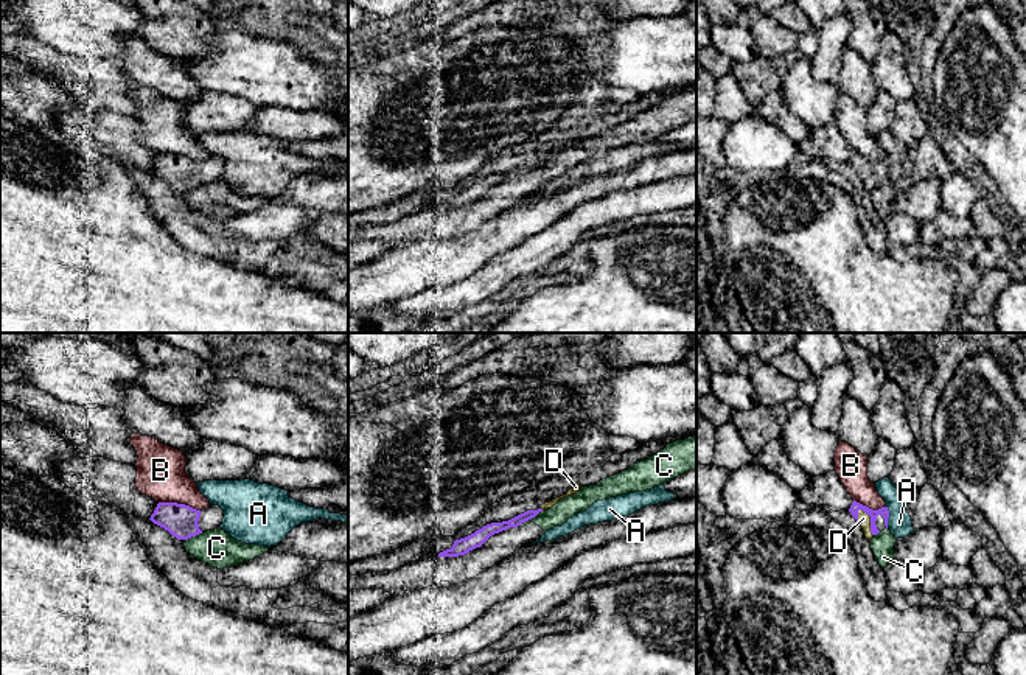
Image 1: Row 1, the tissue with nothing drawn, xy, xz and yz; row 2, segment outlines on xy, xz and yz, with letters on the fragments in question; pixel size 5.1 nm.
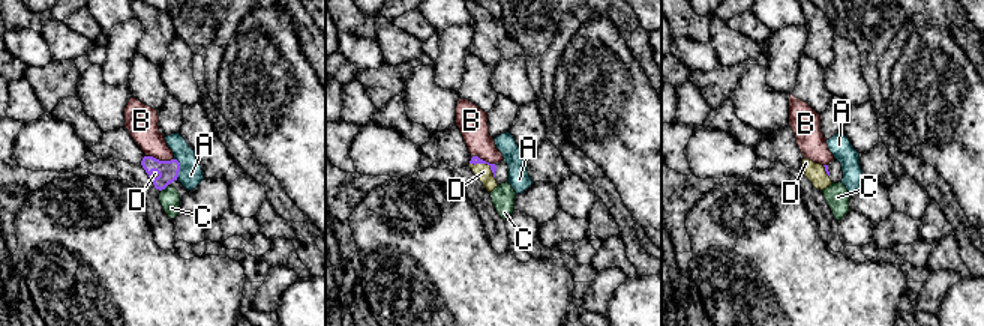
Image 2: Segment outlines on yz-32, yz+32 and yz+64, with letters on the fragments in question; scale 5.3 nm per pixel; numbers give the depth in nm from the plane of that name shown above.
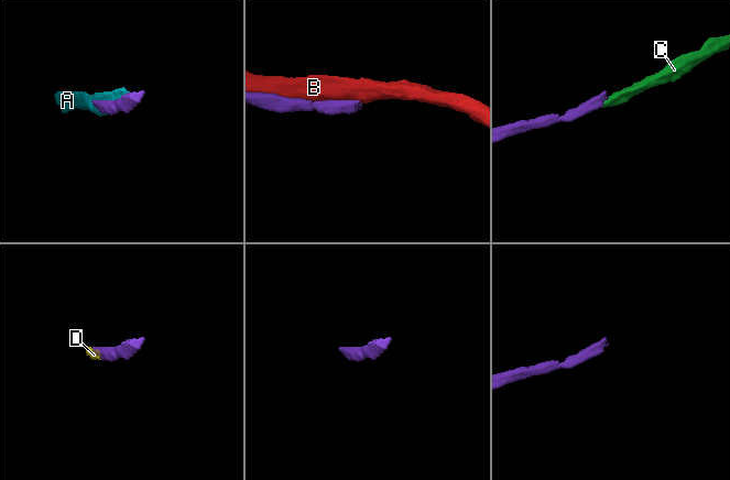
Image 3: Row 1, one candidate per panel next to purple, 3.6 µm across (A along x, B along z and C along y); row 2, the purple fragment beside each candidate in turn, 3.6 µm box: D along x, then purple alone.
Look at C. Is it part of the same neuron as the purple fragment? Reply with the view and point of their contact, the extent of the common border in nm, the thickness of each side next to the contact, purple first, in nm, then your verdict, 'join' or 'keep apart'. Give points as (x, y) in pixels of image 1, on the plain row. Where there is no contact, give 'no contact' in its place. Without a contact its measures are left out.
contact xz (530, 170); length 150 nm; calibres 70 and 110 nm; keep apart

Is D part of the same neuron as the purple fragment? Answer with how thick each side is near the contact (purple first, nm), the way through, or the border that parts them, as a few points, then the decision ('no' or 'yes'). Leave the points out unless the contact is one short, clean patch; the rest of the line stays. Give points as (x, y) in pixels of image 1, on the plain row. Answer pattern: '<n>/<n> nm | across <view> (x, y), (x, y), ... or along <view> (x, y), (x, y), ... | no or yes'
50/60 nm | across yz (855, 157), (871, 173), (863, 170) | yes

